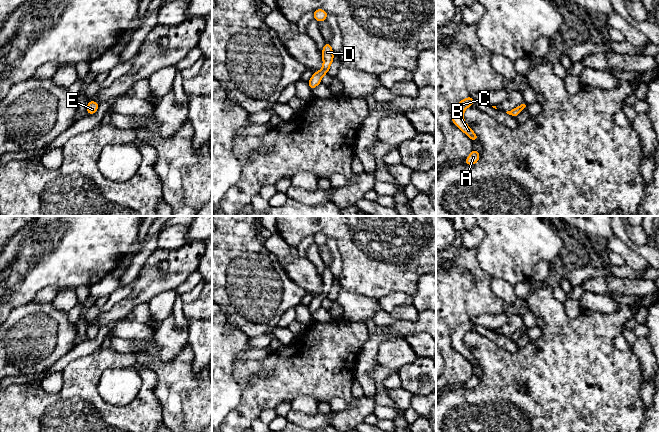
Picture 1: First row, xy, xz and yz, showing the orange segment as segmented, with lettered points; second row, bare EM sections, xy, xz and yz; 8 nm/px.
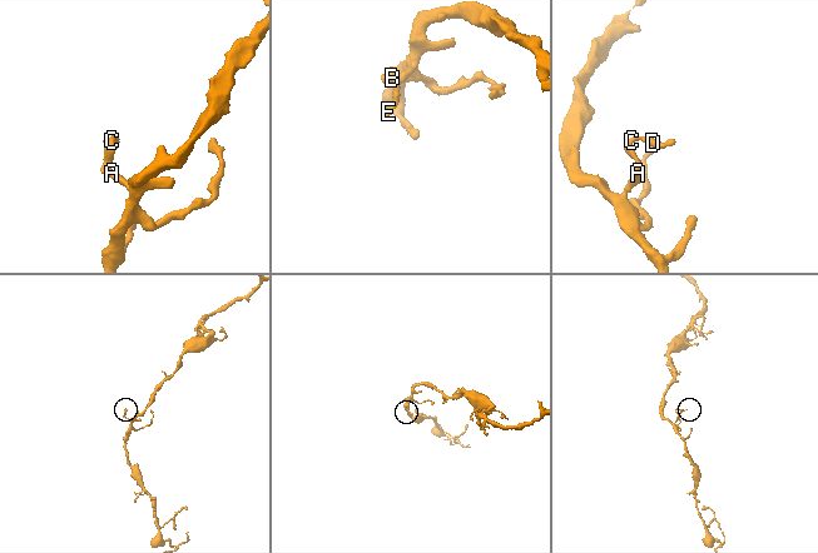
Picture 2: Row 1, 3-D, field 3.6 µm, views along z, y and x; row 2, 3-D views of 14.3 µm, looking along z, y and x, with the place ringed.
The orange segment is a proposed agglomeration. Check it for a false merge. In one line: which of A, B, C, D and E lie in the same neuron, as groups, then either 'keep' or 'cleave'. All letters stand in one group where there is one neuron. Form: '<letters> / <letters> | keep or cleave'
A B C D E | keep

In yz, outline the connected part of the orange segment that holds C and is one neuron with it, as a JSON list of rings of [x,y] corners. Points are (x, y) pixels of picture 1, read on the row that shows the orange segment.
[[[467,97],[461,100],[452,110],[451,116],[453,123],[462,130],[472,141],[476,141],[478,136],[473,132],[473,130],[465,123],[463,118],[463,113],[466,108],[470,107],[474,102],[475,99],[472,97]]]

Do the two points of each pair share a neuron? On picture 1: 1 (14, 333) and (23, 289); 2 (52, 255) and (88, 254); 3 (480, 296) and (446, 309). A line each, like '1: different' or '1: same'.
1: different
2: same
3: same

